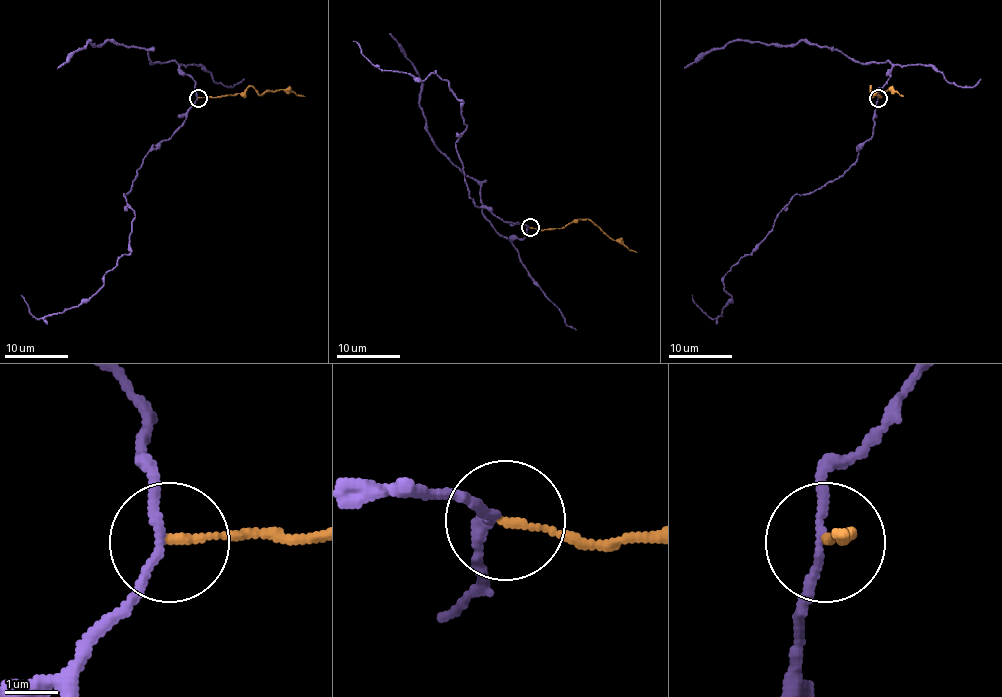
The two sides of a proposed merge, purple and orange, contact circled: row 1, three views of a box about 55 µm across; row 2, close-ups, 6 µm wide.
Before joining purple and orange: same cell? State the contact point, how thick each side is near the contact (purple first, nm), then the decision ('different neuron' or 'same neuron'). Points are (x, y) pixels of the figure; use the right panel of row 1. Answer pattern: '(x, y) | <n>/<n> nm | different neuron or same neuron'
(878, 98) | 150/140 nm | different neuron

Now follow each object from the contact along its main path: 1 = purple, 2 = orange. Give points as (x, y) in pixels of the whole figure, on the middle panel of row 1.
1: (529, 227), (474, 203), (456, 151), (466, 127), (461, 101), (448, 82), (374, 66), (353, 41)
2: (529, 227), (541, 230), (563, 228), (582, 219), (593, 222), (611, 238), (620, 240), (636, 252)

